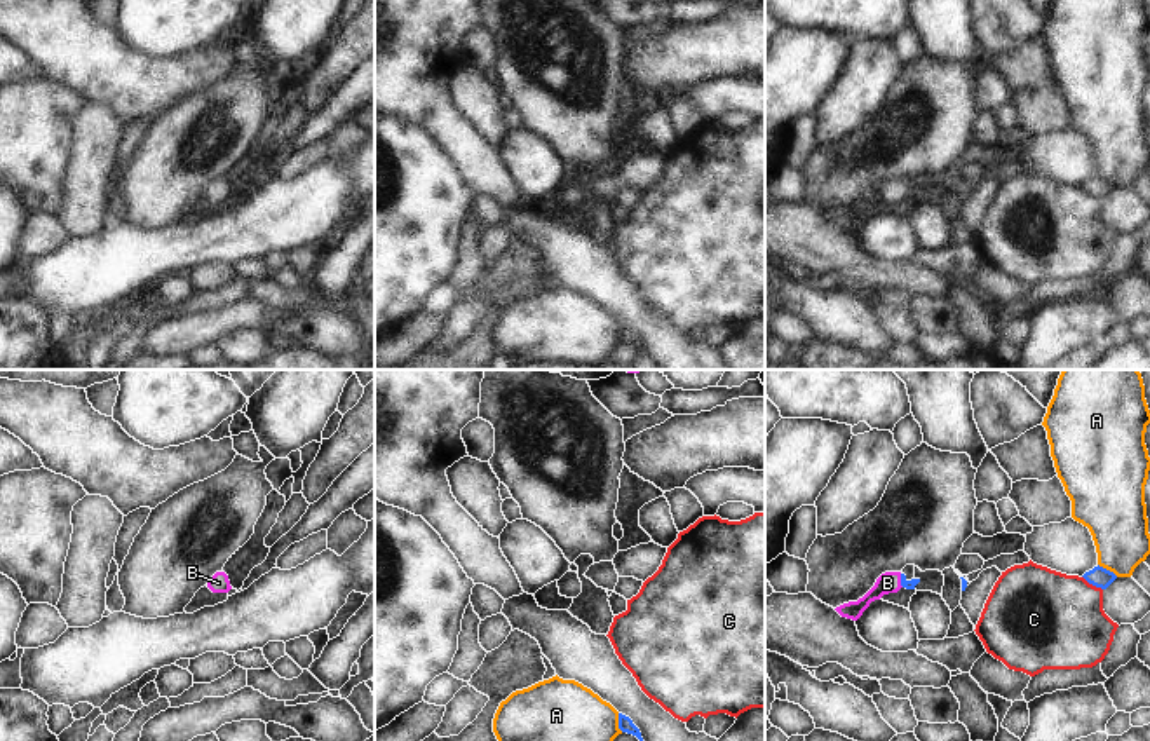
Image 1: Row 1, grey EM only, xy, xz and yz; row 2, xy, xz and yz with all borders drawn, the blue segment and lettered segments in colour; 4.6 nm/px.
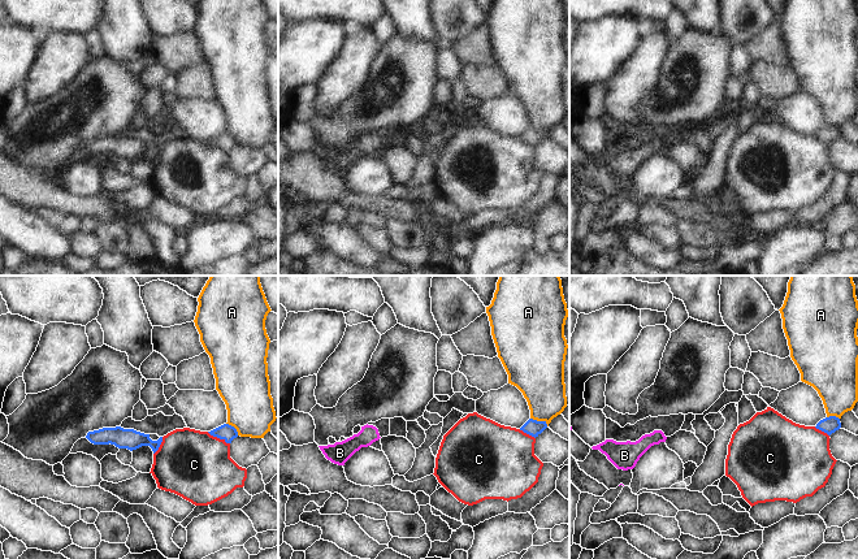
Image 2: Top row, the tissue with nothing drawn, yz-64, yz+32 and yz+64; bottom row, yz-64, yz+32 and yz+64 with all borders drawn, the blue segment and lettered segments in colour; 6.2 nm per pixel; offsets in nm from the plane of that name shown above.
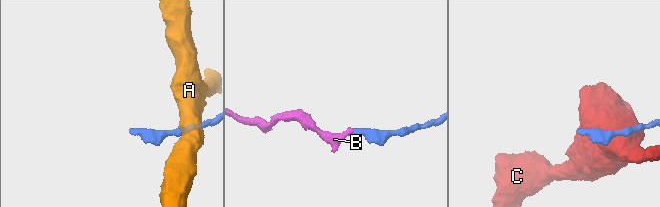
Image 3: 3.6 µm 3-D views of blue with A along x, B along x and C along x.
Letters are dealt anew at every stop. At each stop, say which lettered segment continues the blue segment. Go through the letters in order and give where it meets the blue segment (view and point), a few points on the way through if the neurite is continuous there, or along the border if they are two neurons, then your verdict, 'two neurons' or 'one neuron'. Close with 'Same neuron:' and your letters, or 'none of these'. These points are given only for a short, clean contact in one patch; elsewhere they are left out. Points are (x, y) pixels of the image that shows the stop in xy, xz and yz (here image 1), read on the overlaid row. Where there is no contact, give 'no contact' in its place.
A: contact yz (1109, 571); border yz (1098, 564), (1117, 576); two neurons
B: contact yz (901, 581); way yz (910, 584), (901, 581), (887, 583); one neuron
C: contact yz (1093, 584); two neurons
Same neuron: B

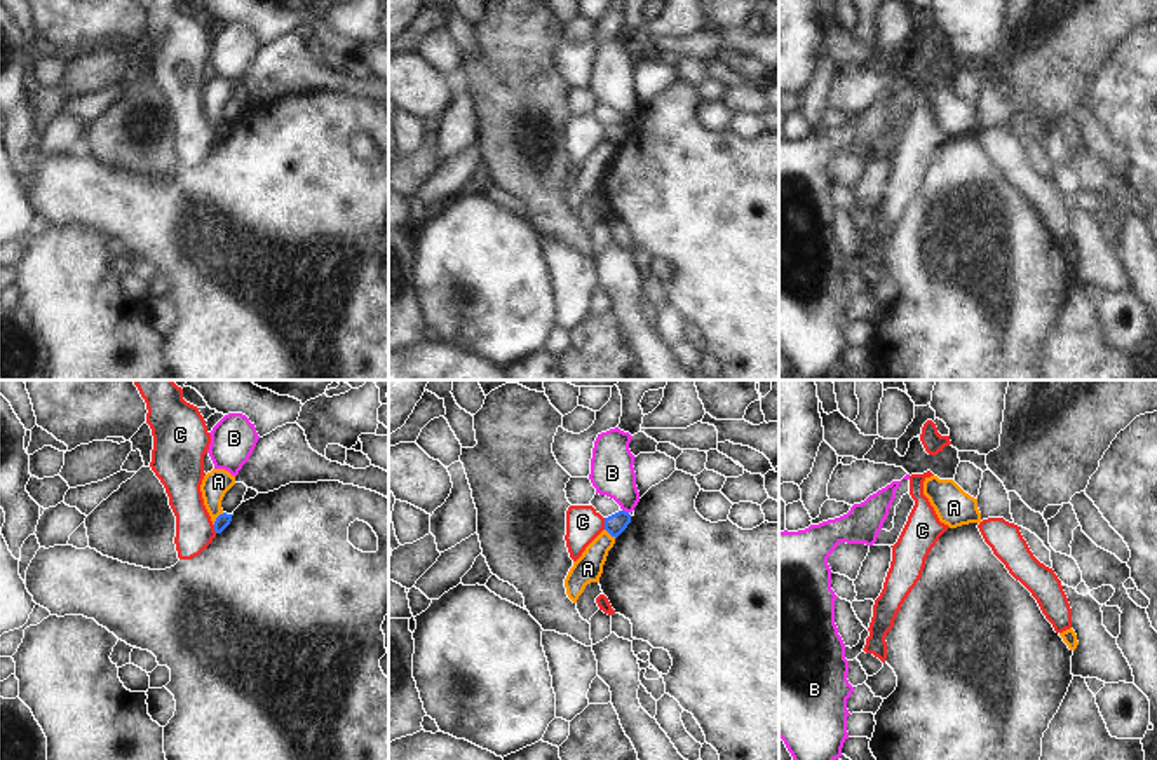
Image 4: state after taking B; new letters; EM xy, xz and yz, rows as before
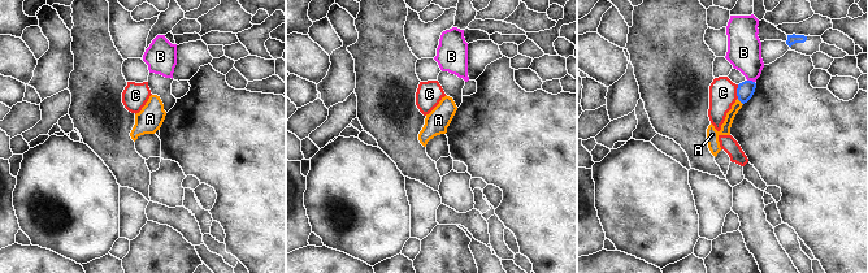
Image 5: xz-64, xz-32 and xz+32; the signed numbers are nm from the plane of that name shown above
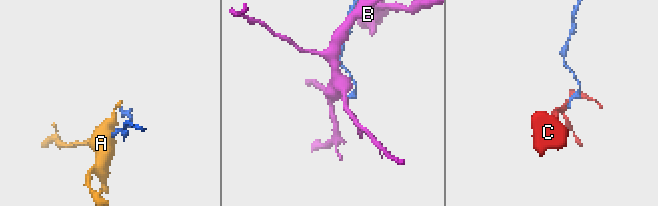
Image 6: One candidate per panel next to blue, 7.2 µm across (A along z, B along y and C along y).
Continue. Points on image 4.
A: contact xy (216, 518); border xy (223, 513), (213, 523); two neurons
B: contact xz (624, 511); border xz (622, 509), (628, 513); two neurons
C: contact xz (605, 523); border xz (603, 518), (605, 529); two neurons
Same neuron: none of these

